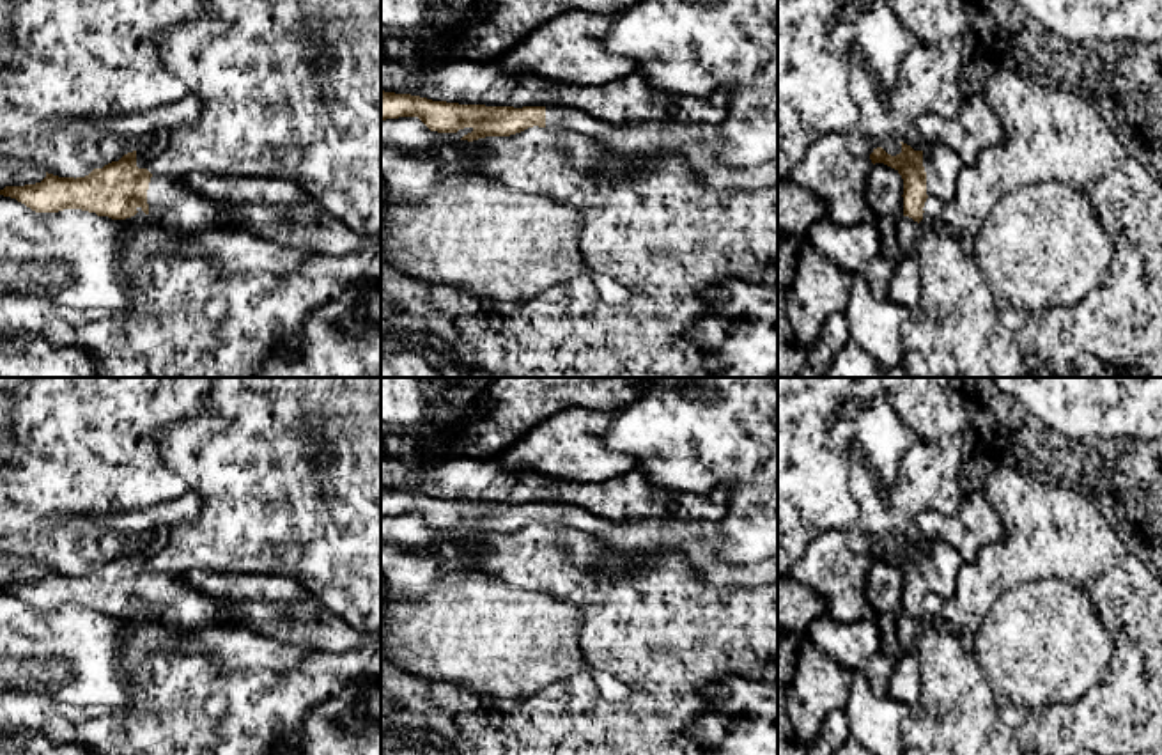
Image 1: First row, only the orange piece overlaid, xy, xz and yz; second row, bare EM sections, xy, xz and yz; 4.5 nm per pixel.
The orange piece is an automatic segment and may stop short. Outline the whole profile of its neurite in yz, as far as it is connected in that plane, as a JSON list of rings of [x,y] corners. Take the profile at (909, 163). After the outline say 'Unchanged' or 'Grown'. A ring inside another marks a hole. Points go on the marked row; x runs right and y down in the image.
[[[900,144],[900,154],[891,156],[882,147],[877,147],[870,154],[870,160],[873,165],[884,163],[902,175],[903,216],[919,223],[928,197],[941,200],[953,198],[962,161],[957,152],[946,145],[937,145],[930,151],[914,151],[910,145]]]. Grown

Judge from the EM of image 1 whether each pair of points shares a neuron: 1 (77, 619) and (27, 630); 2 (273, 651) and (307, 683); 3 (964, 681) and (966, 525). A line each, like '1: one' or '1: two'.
1: one
2: two
3: two

